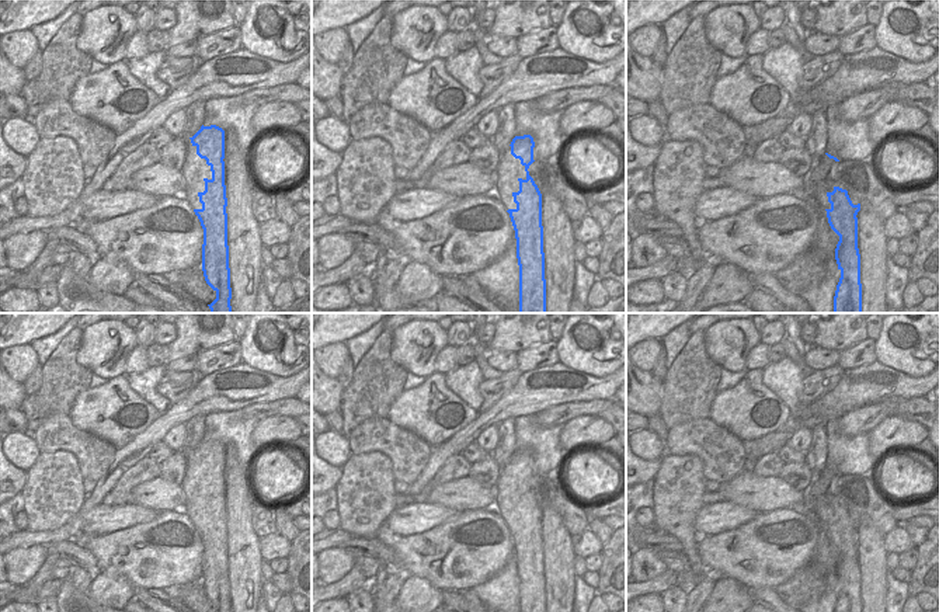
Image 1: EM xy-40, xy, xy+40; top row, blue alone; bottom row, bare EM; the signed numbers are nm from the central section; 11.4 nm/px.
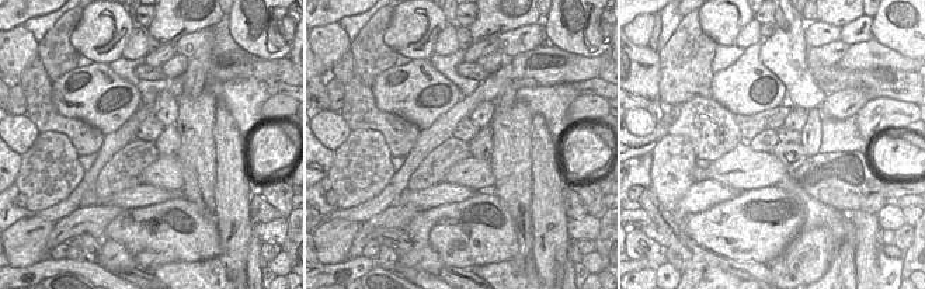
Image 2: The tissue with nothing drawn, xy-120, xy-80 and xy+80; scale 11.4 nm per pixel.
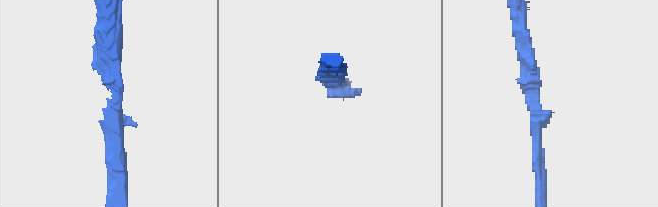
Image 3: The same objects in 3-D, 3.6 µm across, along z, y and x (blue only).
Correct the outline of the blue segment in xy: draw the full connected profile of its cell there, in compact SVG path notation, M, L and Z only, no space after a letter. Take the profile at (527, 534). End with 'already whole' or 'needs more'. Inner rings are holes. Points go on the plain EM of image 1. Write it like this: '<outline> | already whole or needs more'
M531 449L515 451L511 469L521 474L526 493L518 493L519 505L512 507L515 524L508 524L517 553L519 580L519 612L546 612L542 508L529 490L535 456Z | already whole

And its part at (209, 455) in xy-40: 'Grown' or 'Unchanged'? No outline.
Unchanged

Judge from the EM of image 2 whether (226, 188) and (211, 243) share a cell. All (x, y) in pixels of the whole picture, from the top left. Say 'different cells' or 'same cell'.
different cells

